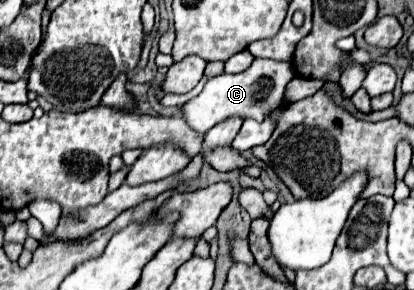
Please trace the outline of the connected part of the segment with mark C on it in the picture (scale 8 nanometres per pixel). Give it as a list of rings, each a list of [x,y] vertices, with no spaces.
[[[256,58],[252,66],[240,74],[220,74],[210,78],[204,90],[182,106],[182,118],[198,134],[206,134],[214,124],[220,124],[222,120],[228,120],[232,116],[264,120],[264,116],[268,116],[272,110],[276,110],[282,104],[284,88],[294,76],[296,74],[292,62]]]

